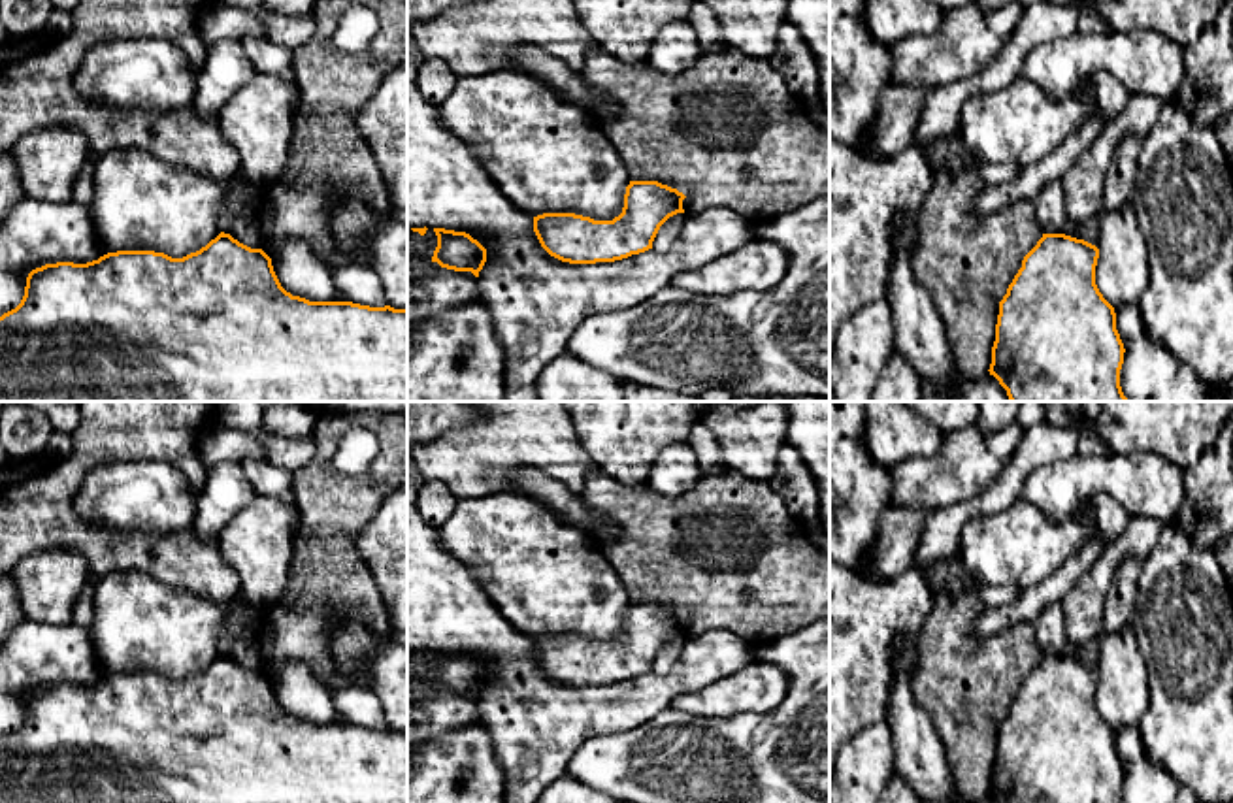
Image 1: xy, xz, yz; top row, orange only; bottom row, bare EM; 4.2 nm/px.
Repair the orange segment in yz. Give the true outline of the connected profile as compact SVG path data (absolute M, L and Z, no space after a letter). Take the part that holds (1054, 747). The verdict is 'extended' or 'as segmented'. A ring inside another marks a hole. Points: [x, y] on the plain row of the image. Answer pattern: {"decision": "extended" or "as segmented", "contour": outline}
{"decision": "as segmented", "contour": "M1043 656L999 724L990 797L997 803L1120 803L1124 765L1114 729L1095 707L1099 671L1065 656Z"}

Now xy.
{"decision": "as segmented", "contour": "M221 654L183 680L155 673L117 673L87 686L57 684L32 692L21 726L0 739L0 803L407 803L407 731L292 718L281 709L262 671L251 671Z"}

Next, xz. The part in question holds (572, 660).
{"decision": "as segmented", "contour": "M630 603L624 630L613 643L594 643L575 635L534 639L541 669L569 686L615 684L652 671L660 648L684 635L686 618L658 603Z"}

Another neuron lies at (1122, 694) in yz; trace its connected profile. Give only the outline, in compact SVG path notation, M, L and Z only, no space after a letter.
M1131 626L1099 633L1095 641L1099 656L1099 680L1095 707L1114 729L1135 728L1148 707L1150 688L1146 662Z

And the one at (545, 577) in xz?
M505 488L486 496L458 498L452 515L437 530L441 547L473 573L500 615L526 637L575 635L594 643L613 643L622 635L632 601L600 543L562 522L539 501Z

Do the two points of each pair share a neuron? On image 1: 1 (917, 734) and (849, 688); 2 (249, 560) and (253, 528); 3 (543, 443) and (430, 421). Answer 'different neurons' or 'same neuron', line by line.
1: different neurons
2: same neuron
3: different neurons

